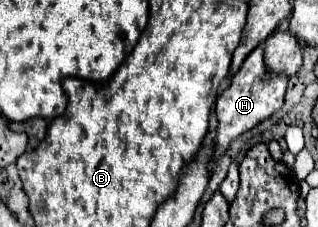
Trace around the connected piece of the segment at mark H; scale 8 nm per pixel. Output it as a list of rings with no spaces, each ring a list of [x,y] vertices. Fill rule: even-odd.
[[[257,46],[241,64],[239,72],[231,78],[231,84],[221,92],[215,102],[215,116],[217,116],[217,130],[215,130],[215,162],[227,152],[231,140],[241,136],[243,132],[251,130],[271,114],[275,114],[283,106],[283,96],[287,90],[287,78],[283,72],[275,74],[265,66],[263,48]]]

